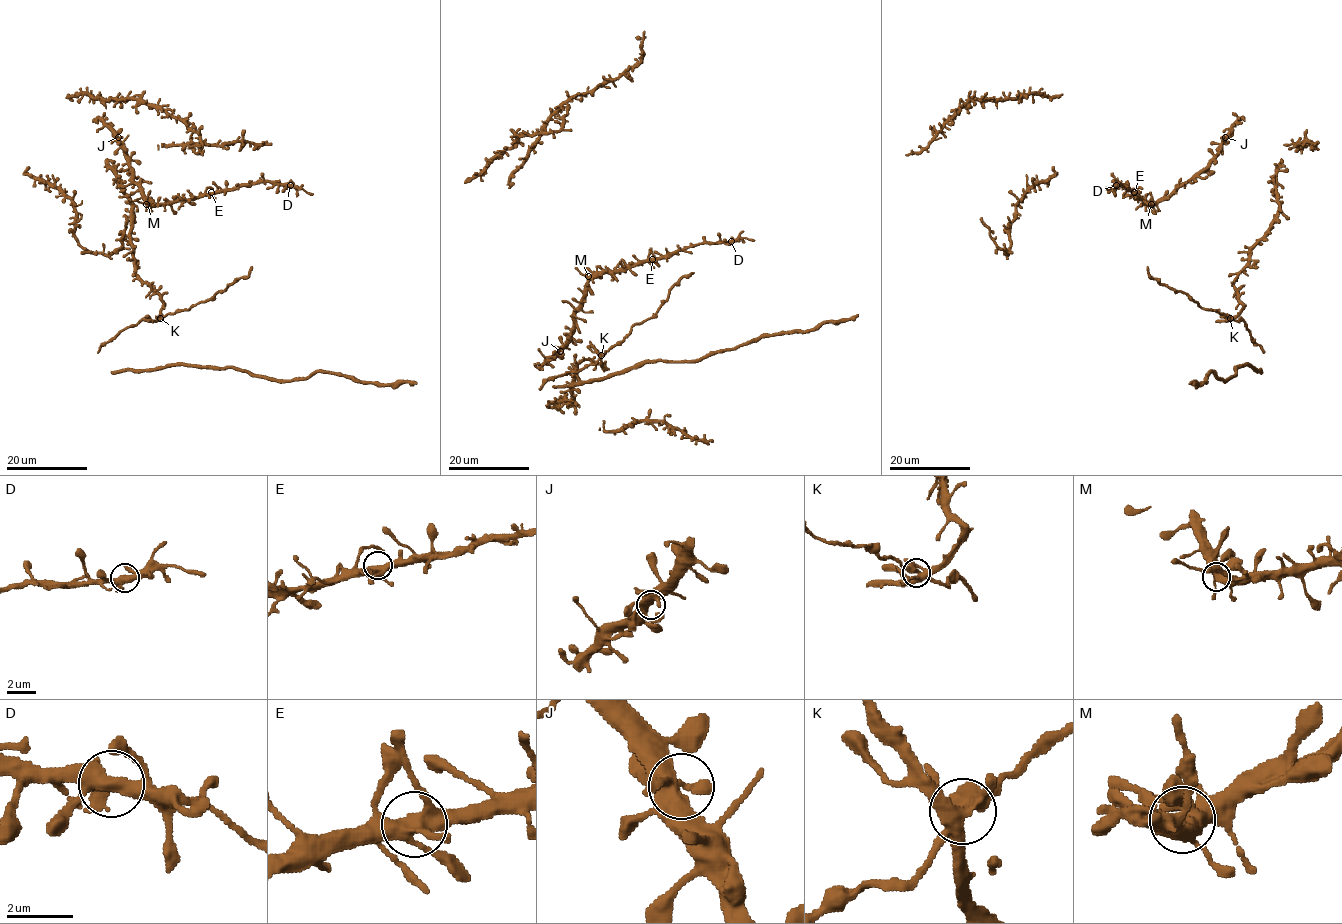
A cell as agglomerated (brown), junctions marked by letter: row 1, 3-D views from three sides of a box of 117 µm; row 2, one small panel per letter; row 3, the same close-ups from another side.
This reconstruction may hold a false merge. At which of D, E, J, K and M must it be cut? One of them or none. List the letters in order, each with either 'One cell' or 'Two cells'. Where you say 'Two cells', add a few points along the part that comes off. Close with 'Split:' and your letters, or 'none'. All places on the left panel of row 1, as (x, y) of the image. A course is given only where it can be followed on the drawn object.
D: One cell
E: One cell
J: One cell
K: Two cells. Course of the part to remove: (160, 317), (208, 300), (241, 277), (246, 277), (251, 266)
M: One cell
Split: K

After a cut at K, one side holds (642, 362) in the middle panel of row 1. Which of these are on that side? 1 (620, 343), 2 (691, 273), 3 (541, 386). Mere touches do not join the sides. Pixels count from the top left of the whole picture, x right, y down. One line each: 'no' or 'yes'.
1: no
2: no
3: no

